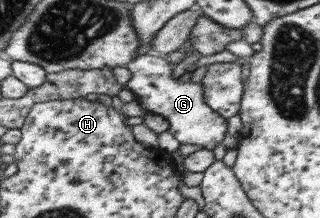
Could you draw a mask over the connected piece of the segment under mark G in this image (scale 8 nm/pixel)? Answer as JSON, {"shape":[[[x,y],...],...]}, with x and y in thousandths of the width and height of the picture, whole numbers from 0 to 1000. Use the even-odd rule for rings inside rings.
{"shape":[[[481,243],[434,252],[428,275],[391,298],[391,312],[413,335],[413,358],[391,381],[391,394],[459,514],[509,528],[534,564],[528,606],[566,661],[619,665],[653,688],[672,683],[703,638],[709,546],[647,482],[628,372],[559,376],[553,358],[541,358],[541,303],[516,257]]]}

